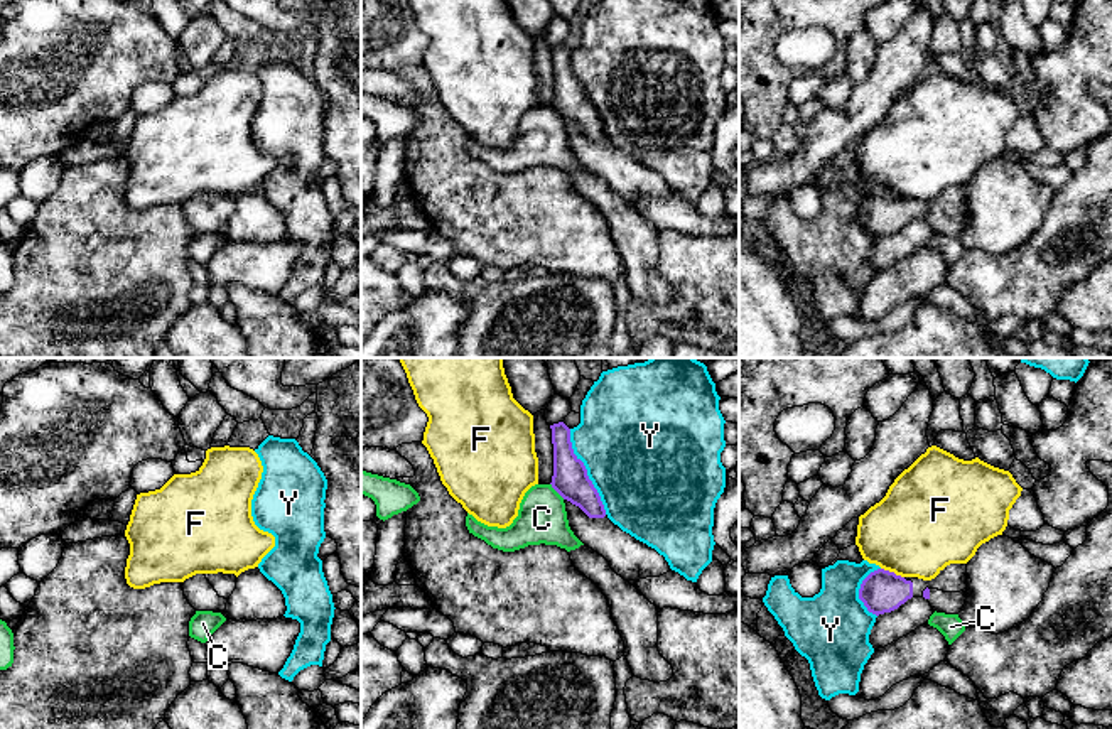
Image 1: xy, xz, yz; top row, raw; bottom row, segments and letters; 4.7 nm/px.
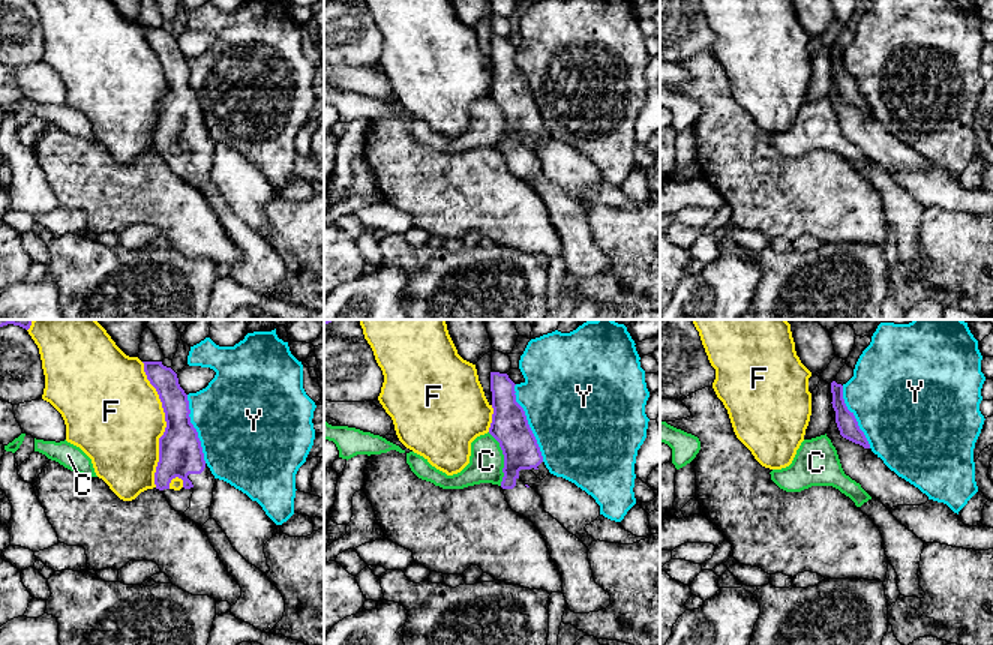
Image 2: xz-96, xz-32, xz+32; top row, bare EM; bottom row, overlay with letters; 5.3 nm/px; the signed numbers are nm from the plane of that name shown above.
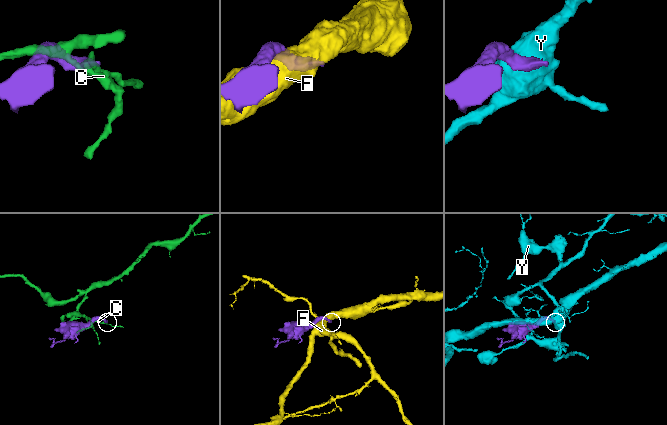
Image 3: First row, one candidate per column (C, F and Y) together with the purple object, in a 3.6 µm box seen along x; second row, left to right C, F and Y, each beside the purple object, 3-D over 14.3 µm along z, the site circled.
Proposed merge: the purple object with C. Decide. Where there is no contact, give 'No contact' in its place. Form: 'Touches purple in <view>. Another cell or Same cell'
Touches purple in xz. Another cell

